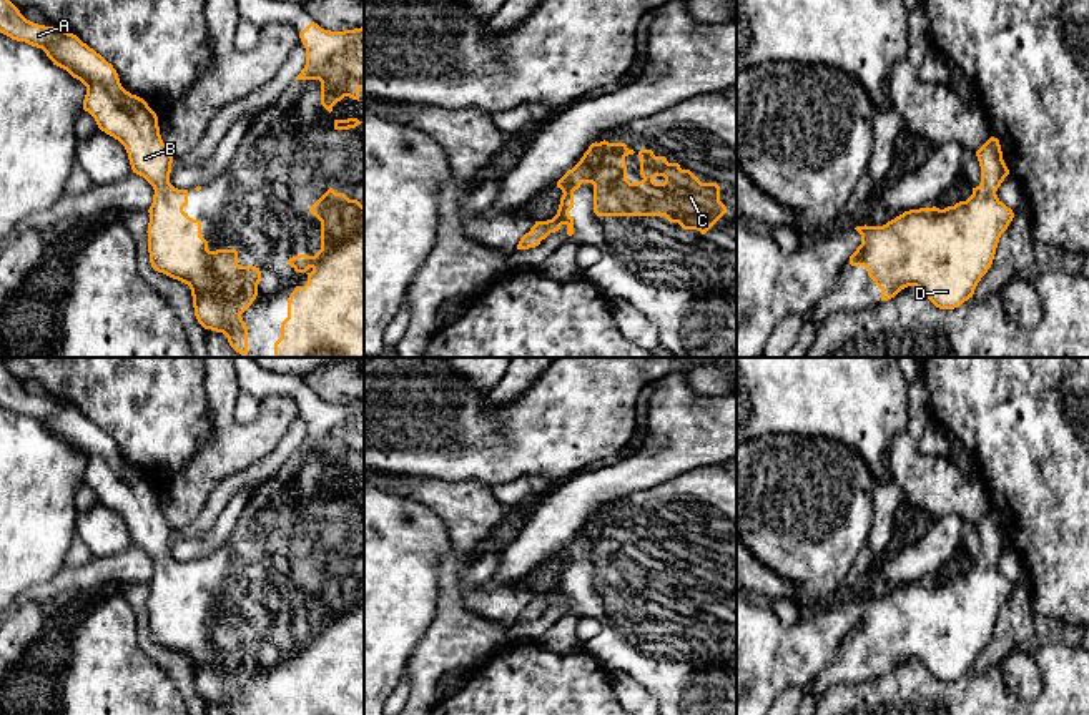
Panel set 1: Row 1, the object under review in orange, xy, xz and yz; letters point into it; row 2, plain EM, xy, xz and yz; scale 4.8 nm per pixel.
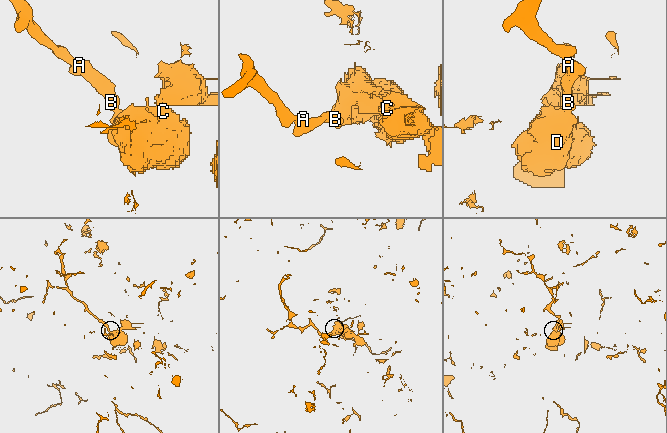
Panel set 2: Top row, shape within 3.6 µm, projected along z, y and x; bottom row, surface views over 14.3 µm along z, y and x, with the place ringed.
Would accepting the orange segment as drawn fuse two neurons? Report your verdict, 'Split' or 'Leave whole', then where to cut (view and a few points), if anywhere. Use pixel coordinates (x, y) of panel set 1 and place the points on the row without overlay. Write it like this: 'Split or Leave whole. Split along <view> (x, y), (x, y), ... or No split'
Leave whole. No split

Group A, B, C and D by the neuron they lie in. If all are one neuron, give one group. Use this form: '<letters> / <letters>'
A B C D

